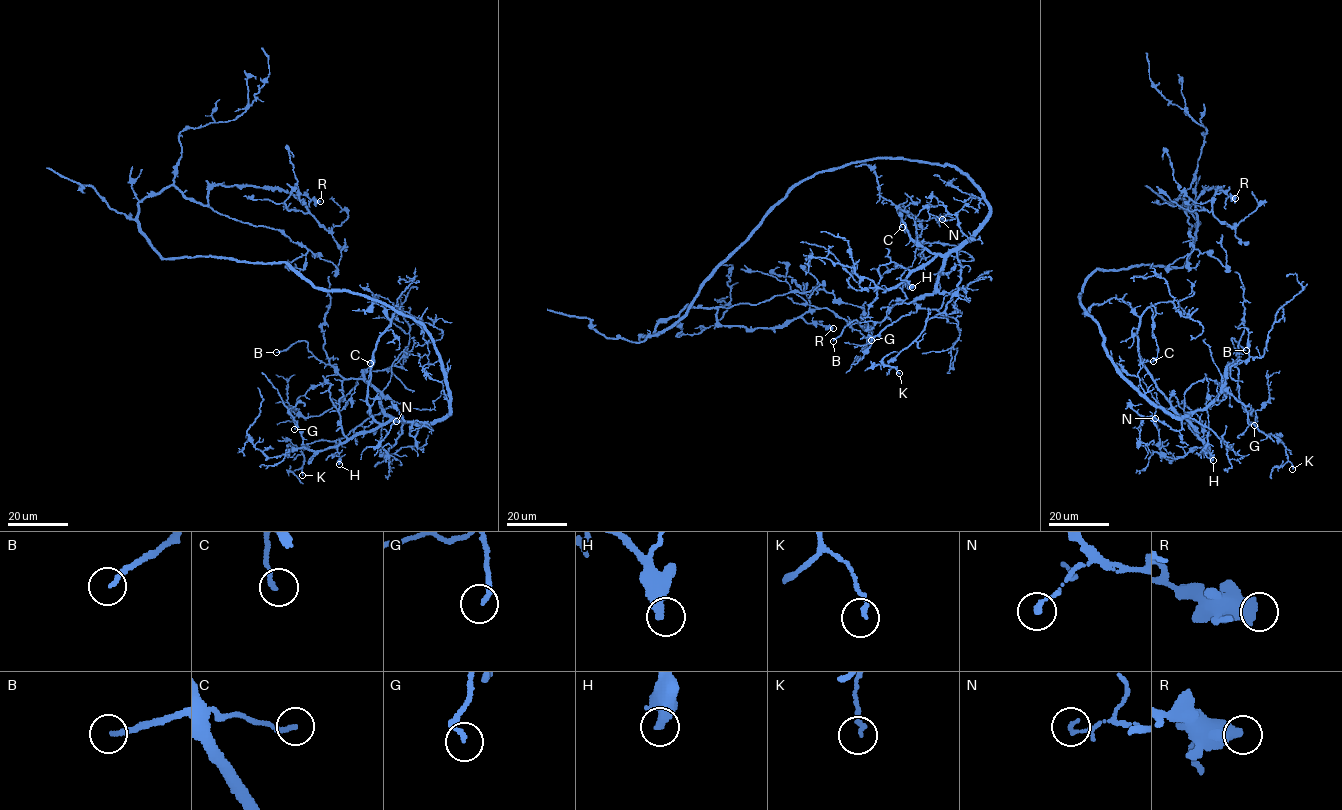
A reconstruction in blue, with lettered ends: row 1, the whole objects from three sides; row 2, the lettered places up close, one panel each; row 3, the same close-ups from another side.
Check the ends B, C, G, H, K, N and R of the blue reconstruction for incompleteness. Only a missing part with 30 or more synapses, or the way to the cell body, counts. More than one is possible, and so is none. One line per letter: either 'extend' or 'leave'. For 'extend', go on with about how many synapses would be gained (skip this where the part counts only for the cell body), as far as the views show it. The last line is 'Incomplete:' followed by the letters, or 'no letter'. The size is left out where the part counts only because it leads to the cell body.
B: extend | 40 syn
C: extend | 30 syn
G: leave
H: extend | 45 syn
K: leave
N: leave
R: leave
Incomplete: B, C, H

